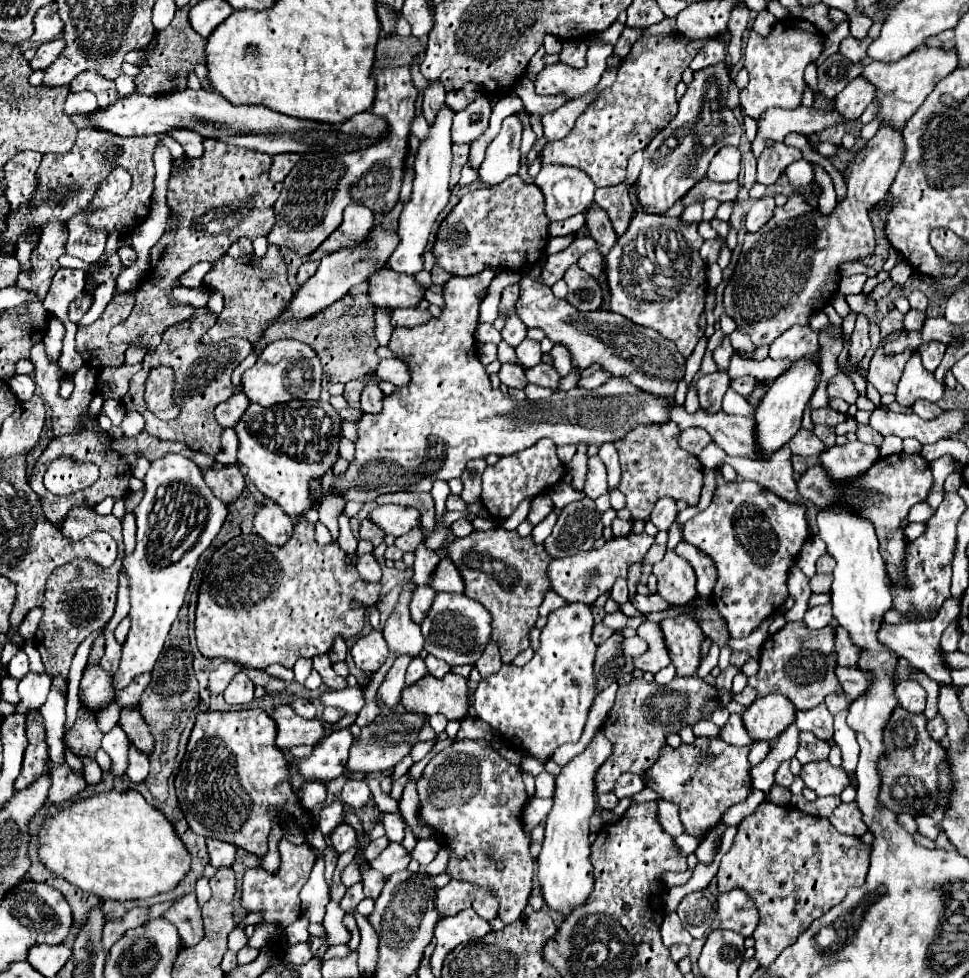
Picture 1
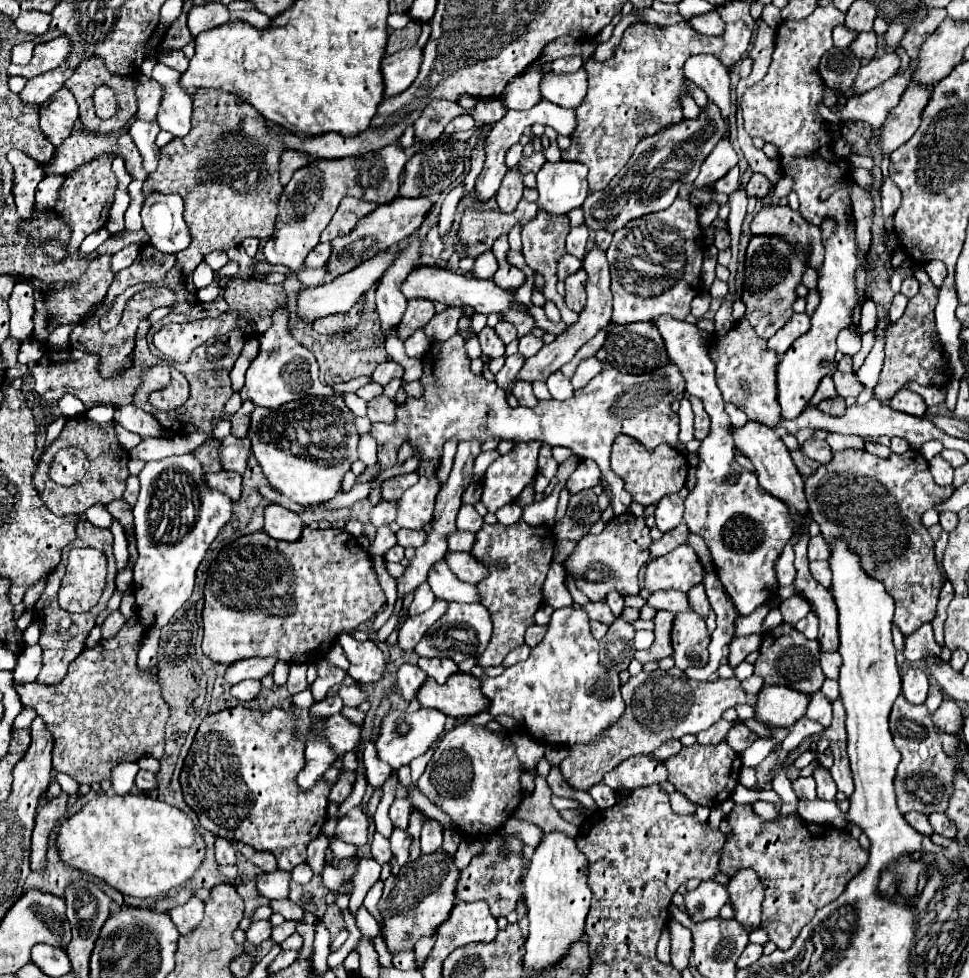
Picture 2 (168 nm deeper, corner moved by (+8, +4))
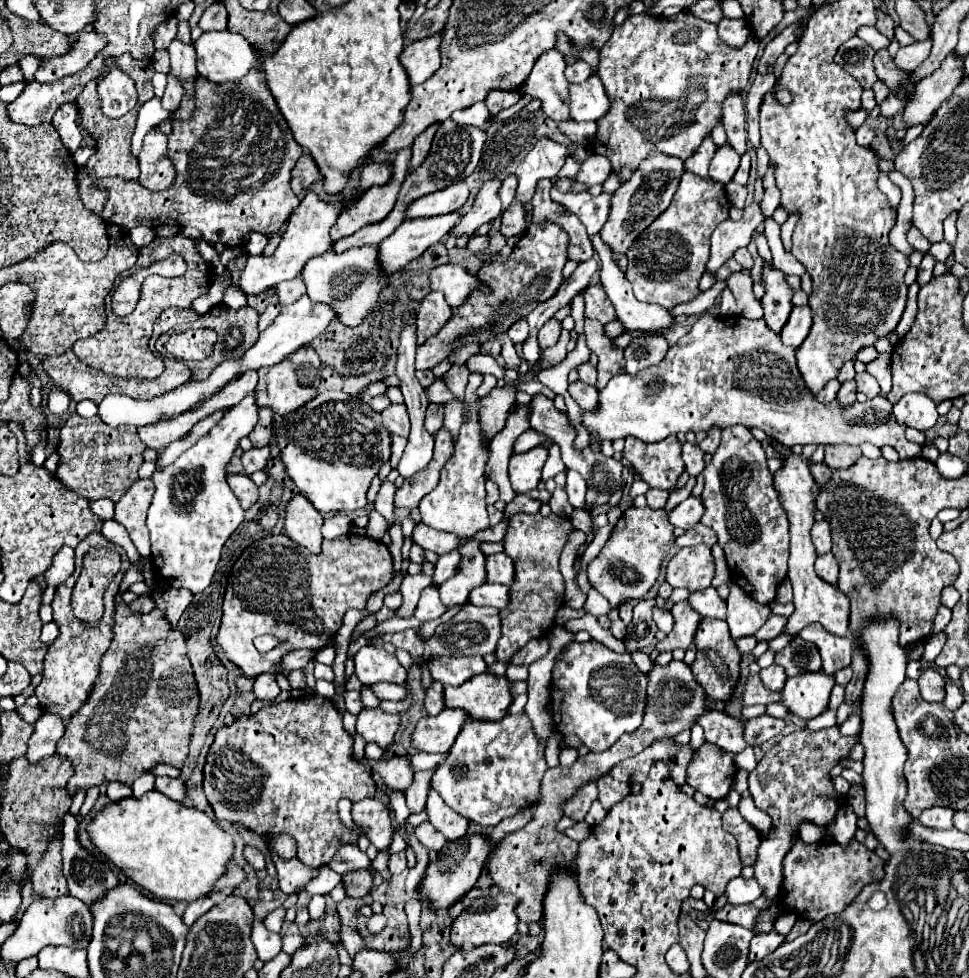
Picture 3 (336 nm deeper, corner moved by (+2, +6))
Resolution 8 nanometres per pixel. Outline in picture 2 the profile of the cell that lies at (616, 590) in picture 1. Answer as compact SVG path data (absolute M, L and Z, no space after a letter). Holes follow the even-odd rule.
M610 593L608 597L606 597L606 603L610 605L610 609L612 609L612 613L614 613L614 617L620 617L622 615L622 611L624 611L624 597L620 595L620 593Z

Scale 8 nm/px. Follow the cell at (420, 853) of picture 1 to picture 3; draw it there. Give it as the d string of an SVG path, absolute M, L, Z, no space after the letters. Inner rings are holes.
M430 787L428 793L428 803L426 803L426 811L428 811L428 821L436 827L436 831L440 831L448 841L460 839L466 835L470 821L464 819L462 815L458 815L456 811L452 811L444 799L440 799L440 795Z

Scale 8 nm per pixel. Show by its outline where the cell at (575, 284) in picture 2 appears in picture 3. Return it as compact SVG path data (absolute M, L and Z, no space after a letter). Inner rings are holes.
M600 283L588 285L582 289L584 305L586 305L586 317L588 319L598 319L600 323L610 323L616 319L612 303L608 303L608 295L604 295L604 287Z

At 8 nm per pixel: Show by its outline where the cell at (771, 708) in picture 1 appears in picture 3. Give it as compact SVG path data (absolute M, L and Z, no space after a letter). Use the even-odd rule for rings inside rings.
M824 671L796 675L786 679L780 691L780 703L800 719L814 719L826 711L832 687L834 677Z

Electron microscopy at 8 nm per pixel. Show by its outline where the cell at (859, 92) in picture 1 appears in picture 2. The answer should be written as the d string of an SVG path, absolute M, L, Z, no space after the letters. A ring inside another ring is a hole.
M884 53L882 57L872 59L866 67L860 69L858 73L858 81L854 83L856 93L866 93L874 87L878 87L880 83L884 83L886 79L894 77L900 69L900 57L896 53Z

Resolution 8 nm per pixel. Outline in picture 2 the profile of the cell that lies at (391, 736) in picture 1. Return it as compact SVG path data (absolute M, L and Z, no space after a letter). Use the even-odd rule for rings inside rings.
M420 707L418 711L392 711L382 721L382 733L376 741L378 757L386 761L392 769L400 769L402 765L410 765L414 757L424 755L444 733L446 715L438 713L436 709Z

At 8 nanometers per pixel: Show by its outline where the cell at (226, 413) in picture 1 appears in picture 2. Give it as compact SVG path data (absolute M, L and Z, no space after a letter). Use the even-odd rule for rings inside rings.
M244 401L242 407L230 419L230 423L232 423L232 435L236 435L240 439L248 437L248 427L250 427L250 415L252 415L252 411L254 411L254 405L250 401Z

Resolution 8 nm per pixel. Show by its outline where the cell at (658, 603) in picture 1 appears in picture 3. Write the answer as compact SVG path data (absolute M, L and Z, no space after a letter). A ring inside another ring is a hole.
M708 587L704 591L694 591L688 597L688 603L696 613L702 617L716 617L716 619L726 619L726 603L718 597L714 587Z

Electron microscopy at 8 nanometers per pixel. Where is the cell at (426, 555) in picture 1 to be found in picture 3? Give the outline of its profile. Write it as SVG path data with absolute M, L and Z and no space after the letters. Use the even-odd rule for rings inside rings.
M482 583L480 587L474 587L474 591L470 591L468 599L472 605L490 605L502 609L508 605L508 587Z

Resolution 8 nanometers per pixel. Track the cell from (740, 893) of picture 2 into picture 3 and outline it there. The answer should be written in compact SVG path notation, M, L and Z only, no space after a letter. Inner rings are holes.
M838 727L806 731L800 729L782 737L750 773L750 795L756 807L772 817L774 829L762 839L758 857L754 863L754 879L764 887L764 897L776 897L782 881L782 859L792 847L792 835L798 831L800 821L812 821L816 825L828 825L846 797L838 795L832 787L828 771L838 765L838 759L846 757L850 747L858 741L854 737L842 737Z

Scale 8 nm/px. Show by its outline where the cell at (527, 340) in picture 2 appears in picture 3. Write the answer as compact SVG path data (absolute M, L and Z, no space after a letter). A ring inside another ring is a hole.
M550 319L540 331L538 331L538 343L540 343L540 349L548 349L548 347L554 347L558 343L558 337L560 337L560 321L556 319Z

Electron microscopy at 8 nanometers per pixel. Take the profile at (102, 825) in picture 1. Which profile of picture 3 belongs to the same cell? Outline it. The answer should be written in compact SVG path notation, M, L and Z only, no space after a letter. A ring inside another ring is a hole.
M148 791L142 797L126 797L108 803L88 823L86 831L90 835L90 841L110 863L114 863L136 885L144 887L156 899L164 901L194 901L206 897L214 881L224 873L234 853L232 837L224 833L206 813L198 811L196 807L186 807L178 801L172 801L158 791Z

